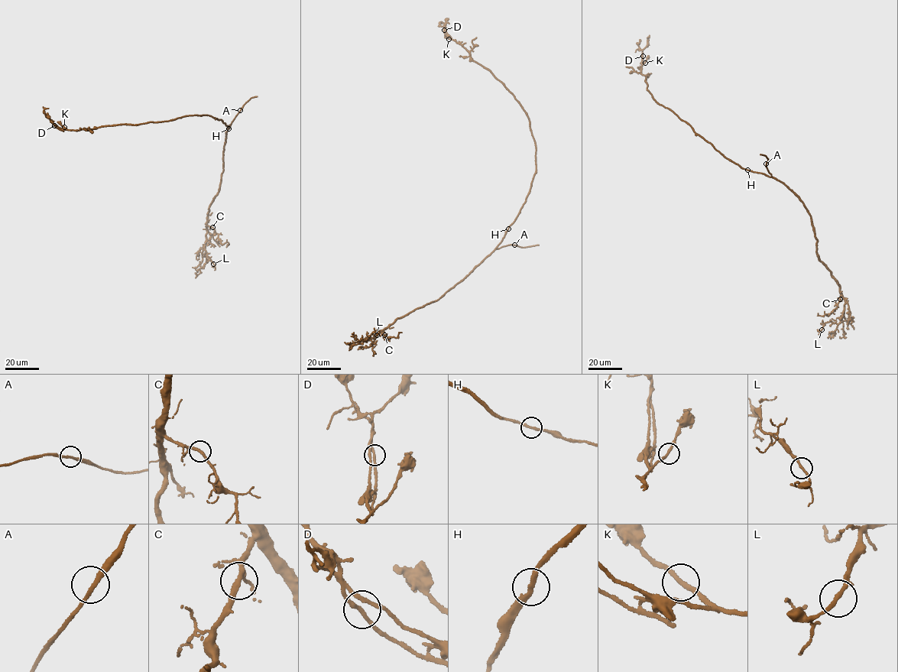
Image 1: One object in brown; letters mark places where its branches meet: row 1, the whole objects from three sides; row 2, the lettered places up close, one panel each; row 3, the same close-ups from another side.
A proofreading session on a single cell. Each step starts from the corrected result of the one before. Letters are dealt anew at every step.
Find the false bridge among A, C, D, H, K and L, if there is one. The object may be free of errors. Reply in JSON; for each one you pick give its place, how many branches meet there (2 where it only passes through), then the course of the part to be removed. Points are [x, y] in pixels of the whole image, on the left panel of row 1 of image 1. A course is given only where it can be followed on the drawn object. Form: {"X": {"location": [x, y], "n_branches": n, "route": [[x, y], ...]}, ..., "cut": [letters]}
{"cut": []}

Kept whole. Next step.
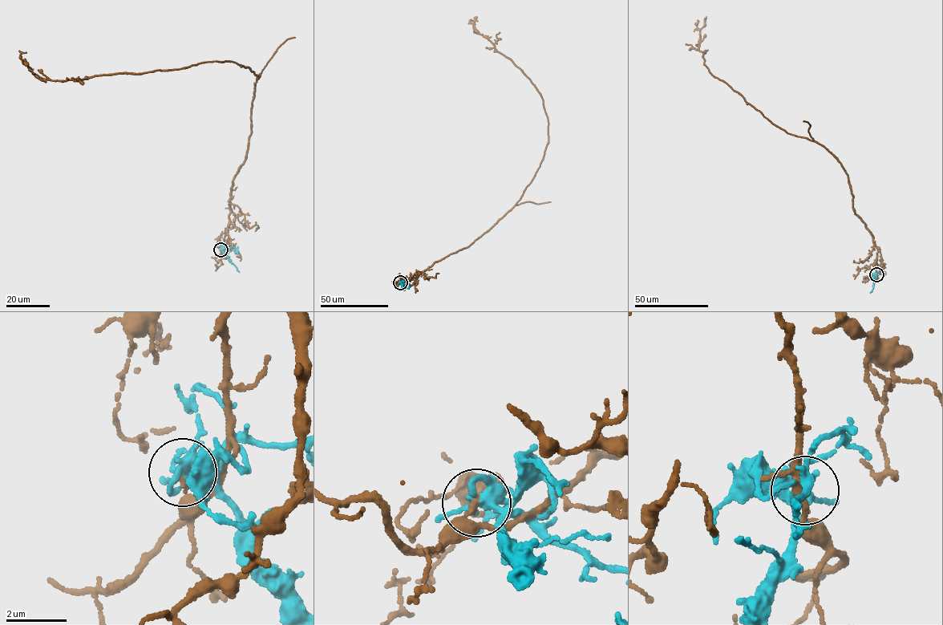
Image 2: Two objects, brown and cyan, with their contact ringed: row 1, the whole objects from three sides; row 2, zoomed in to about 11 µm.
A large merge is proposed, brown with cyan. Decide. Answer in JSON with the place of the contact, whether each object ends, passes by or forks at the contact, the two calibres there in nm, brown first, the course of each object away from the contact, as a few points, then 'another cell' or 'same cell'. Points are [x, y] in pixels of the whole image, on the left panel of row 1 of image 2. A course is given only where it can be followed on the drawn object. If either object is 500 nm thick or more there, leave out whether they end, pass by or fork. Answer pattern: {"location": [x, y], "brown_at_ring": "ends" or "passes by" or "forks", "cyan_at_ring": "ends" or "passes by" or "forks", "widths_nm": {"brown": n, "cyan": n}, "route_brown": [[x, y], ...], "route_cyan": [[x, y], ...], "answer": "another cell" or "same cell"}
{"location": [220, 249], "brown_at_ring": "ends", "cyan_at_ring": "forks", "widths_nm": {"brown": 160, "cyan": 320}, "route_brown": [[220, 249], [260, 75], [257, 79], [248, 67], [225, 61], [50, 80], [28, 67], [21, 58], [26, 53]], "route_cyan": [[220, 249], [239, 272]], "answer": "another cell"}

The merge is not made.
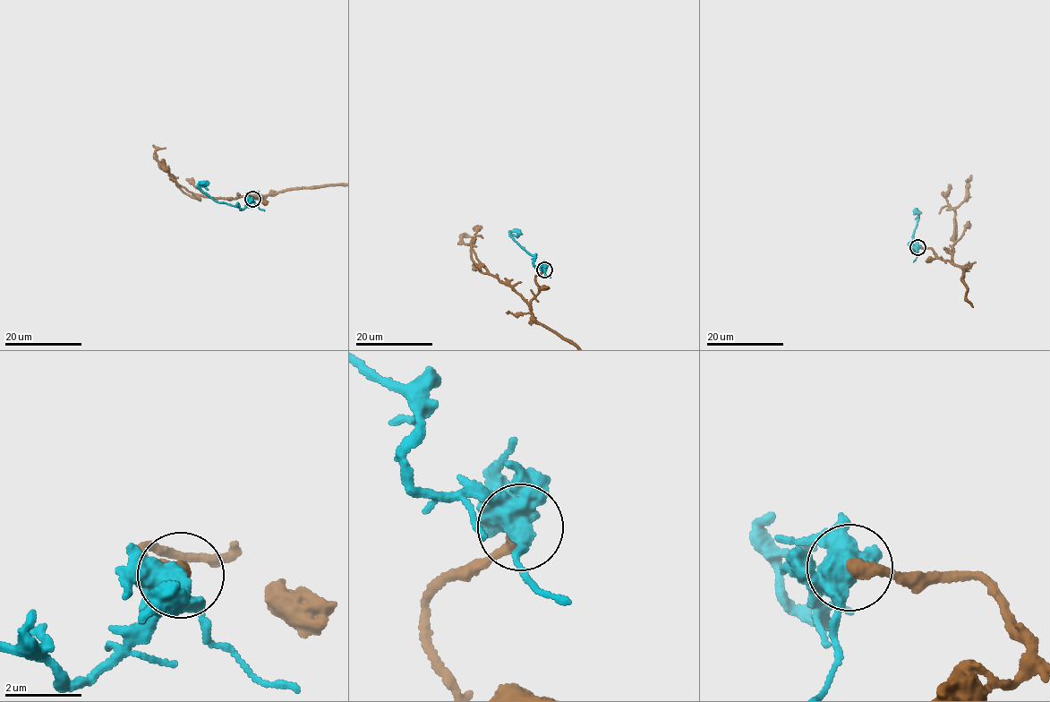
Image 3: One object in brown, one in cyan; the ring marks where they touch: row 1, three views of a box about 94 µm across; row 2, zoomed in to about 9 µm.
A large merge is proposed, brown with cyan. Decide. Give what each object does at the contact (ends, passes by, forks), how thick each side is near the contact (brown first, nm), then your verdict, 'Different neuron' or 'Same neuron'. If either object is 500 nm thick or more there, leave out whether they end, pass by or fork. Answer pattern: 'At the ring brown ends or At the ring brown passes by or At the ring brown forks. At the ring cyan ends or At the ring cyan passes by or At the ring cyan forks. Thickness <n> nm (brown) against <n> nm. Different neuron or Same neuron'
At the ring brown ends. At the ring cyan forks. Thickness 340 nm (brown) against 480 nm. Same neuron

